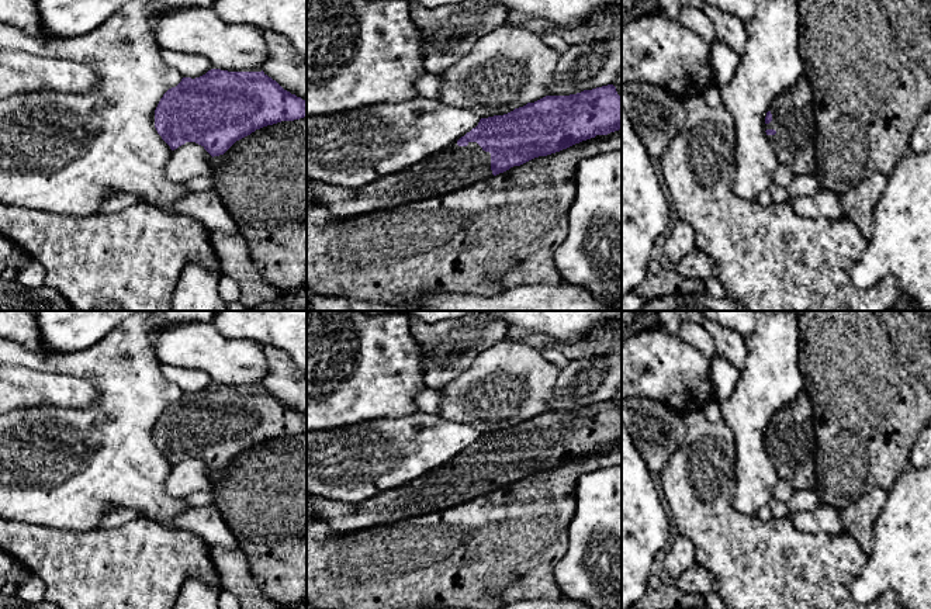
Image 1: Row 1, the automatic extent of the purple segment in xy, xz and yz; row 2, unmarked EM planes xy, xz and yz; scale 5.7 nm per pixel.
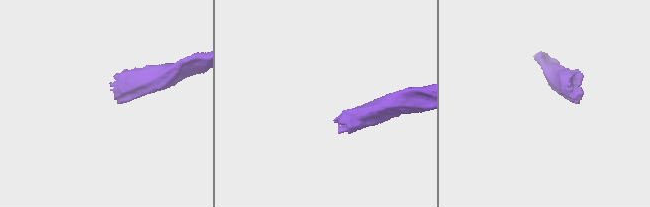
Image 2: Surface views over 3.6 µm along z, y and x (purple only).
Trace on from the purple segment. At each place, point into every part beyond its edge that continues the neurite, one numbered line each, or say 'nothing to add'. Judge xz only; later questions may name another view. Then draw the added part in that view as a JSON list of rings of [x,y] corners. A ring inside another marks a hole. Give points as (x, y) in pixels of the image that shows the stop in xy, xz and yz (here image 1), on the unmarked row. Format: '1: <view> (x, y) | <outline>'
1: xz (454, 483) | [[[454,457],[409,484],[388,489],[356,504],[329,501],[316,495],[309,495],[309,498],[311,513],[318,522],[318,529],[325,533],[346,534],[399,522],[405,518],[450,509],[492,491],[489,467],[485,467],[477,457],[468,457],[467,461],[458,461],[457,457]]]

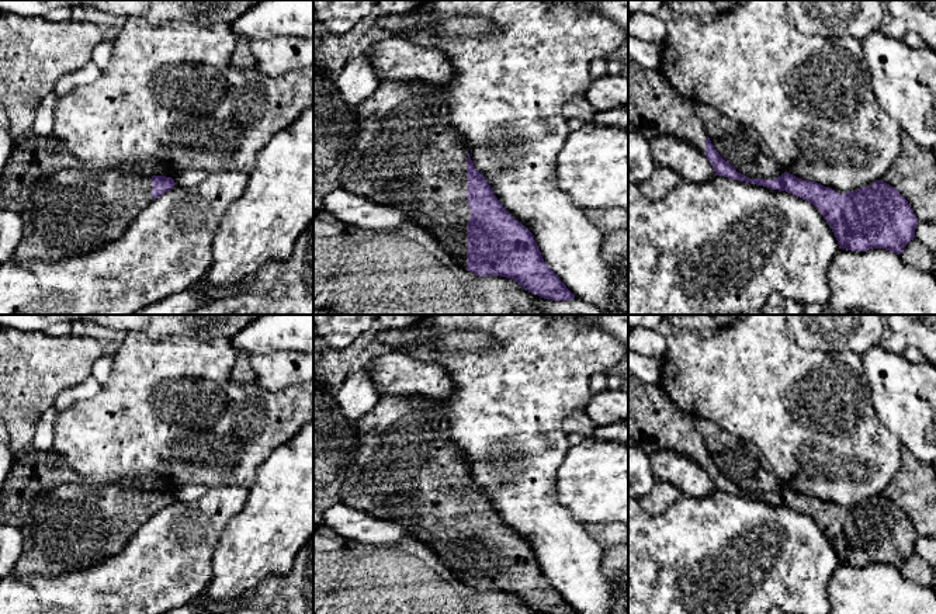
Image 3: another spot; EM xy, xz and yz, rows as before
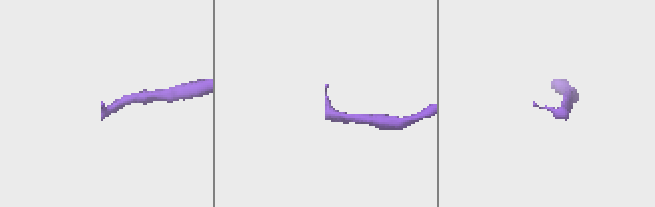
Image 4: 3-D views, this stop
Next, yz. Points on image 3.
1: yz (654, 423) | [[[628,372],[628,437],[645,454],[651,455],[663,450],[679,452],[706,468],[708,447],[694,427],[694,416],[683,413],[673,406],[659,384],[644,384]]]

